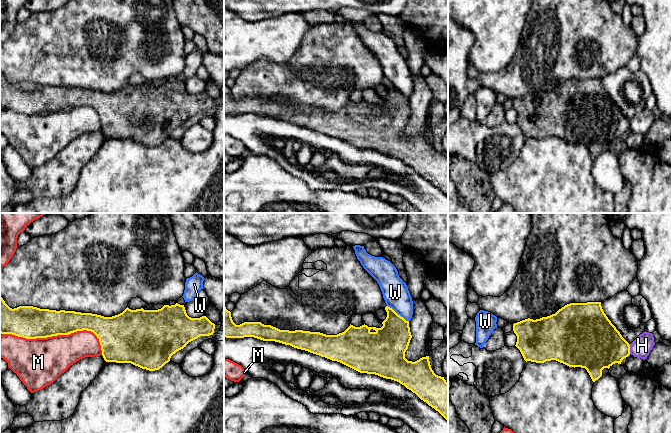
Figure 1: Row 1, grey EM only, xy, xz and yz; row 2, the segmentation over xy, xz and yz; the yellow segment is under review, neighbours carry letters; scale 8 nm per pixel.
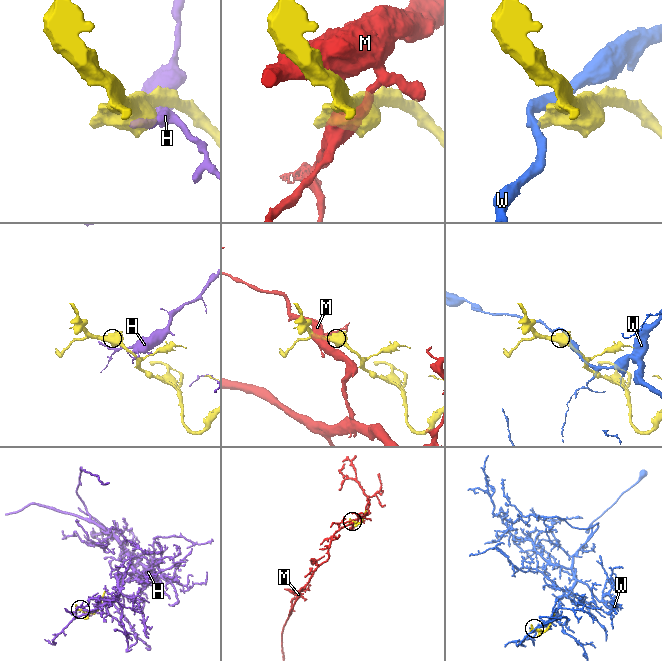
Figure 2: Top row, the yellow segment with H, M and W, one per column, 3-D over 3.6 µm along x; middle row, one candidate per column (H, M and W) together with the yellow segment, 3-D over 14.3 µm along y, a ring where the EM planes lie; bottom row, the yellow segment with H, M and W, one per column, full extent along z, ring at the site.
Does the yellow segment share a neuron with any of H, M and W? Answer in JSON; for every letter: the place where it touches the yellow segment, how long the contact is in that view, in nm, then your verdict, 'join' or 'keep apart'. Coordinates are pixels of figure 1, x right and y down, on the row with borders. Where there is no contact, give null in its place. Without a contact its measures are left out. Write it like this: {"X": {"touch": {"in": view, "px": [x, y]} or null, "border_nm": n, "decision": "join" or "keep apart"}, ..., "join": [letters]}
{"H": {"touch": {"in": "yz", "px": [629, 349]}, "border_nm": 80, "decision": "keep apart"}, "M": {"touch": {"in": "xy", "px": [58, 334]}, "border_nm": 850, "decision": "keep apart"}, "W": {"touch": {"in": "xz", "px": [397, 314]}, "border_nm": 220, "decision": "keep apart"}, "join": []}

